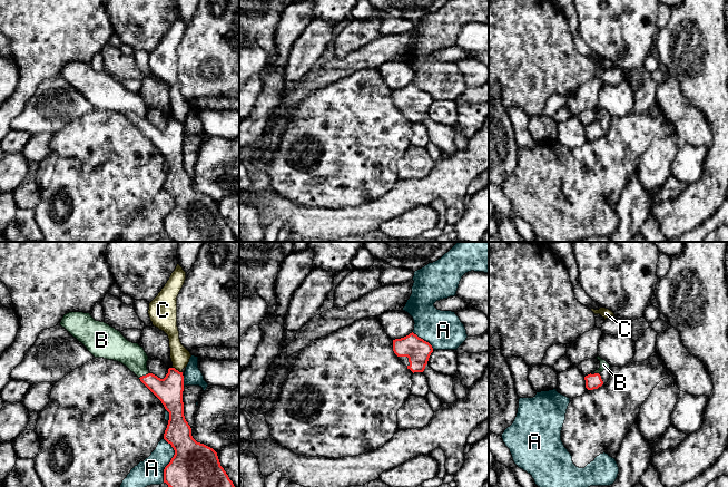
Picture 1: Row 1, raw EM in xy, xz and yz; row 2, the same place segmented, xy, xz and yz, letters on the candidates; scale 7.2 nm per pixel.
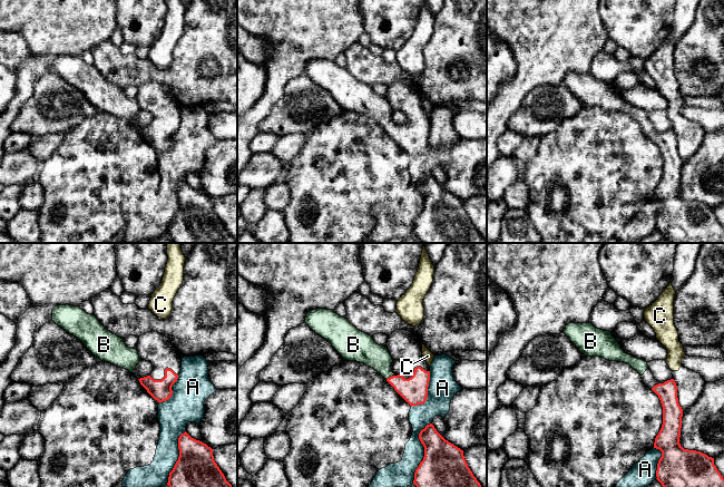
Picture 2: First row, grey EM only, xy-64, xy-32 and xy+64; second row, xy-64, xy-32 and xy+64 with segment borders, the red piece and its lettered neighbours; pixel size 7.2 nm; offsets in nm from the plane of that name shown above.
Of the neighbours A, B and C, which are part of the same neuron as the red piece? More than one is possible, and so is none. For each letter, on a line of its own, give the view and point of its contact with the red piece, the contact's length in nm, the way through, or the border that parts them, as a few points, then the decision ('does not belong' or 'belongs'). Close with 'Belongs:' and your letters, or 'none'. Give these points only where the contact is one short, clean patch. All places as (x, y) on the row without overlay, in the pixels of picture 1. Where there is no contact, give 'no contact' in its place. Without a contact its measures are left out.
A: xy (170, 211) | 320 nm | does not belong
B: xy (144, 126) | 80 nm | across xy (168, 140), (158, 137), (144, 126), (133, 106) | belongs
C: xy (177, 120) | 80 nm | does not belong
Belongs: B

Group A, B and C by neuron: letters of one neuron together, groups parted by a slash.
A / B / C

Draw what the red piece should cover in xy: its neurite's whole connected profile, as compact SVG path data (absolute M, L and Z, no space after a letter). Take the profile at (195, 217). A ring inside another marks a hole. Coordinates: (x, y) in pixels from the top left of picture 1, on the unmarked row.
M69 62L63 66L60 76L81 92L95 108L114 110L126 116L161 152L169 163L169 171L164 189L171 195L175 205L164 220L164 233L175 242L238 242L220 216L217 203L191 186L191 178L184 166L184 126L175 118L169 118L164 129L147 119L148 106L138 94L128 91L120 81L109 75L96 71L90 64Z

